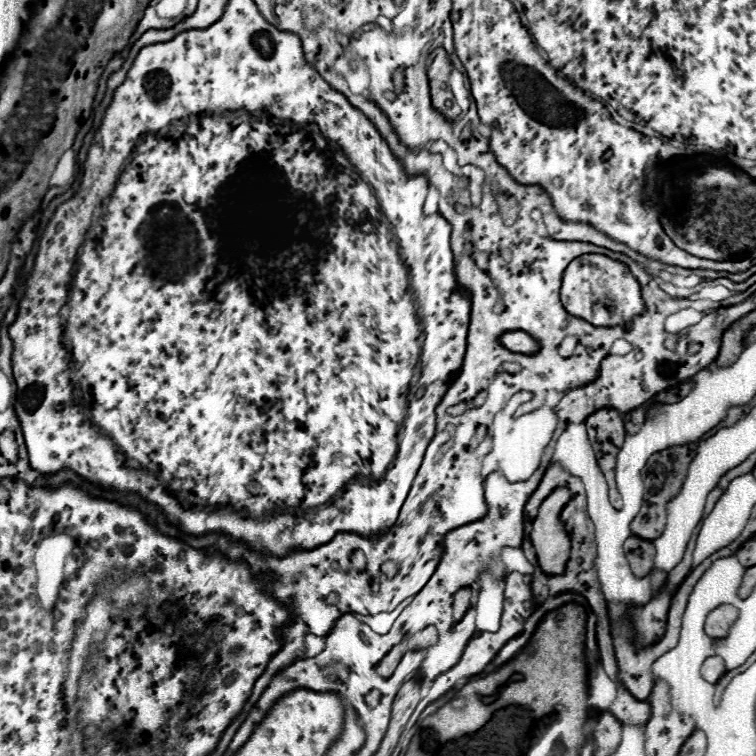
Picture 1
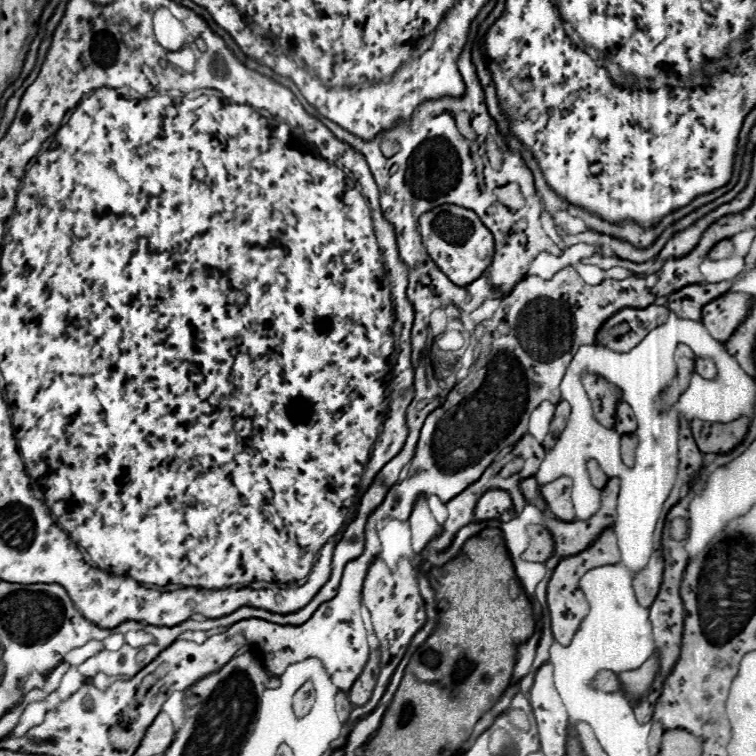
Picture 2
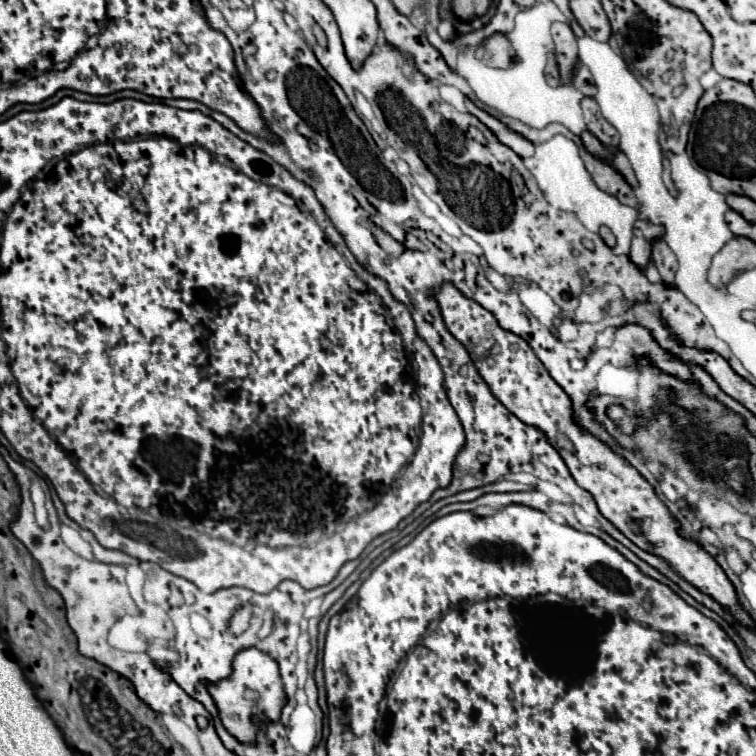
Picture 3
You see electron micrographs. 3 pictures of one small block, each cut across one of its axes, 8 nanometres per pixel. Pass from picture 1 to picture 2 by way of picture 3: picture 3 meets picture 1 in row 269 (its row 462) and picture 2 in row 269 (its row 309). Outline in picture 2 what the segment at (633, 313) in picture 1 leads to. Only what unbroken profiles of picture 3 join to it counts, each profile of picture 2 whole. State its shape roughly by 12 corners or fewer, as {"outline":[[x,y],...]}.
{"outline":[[454,204],[418,218],[432,262],[470,284],[490,264],[494,238]]}

